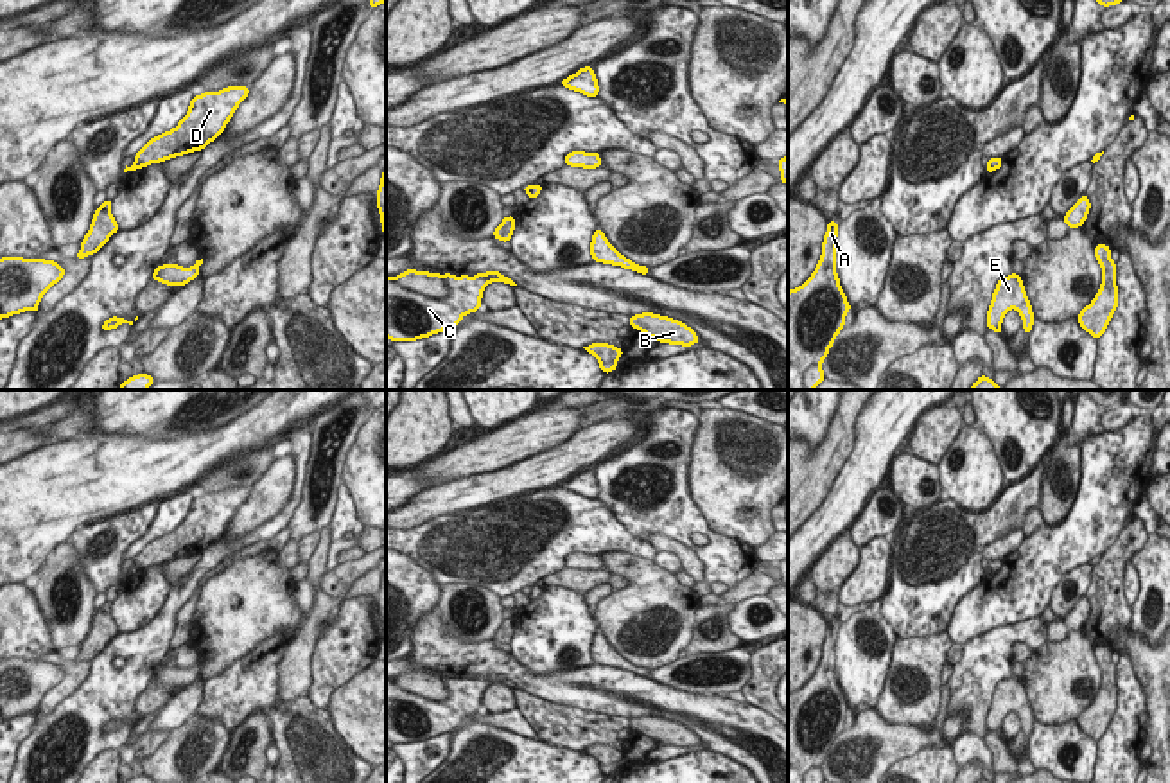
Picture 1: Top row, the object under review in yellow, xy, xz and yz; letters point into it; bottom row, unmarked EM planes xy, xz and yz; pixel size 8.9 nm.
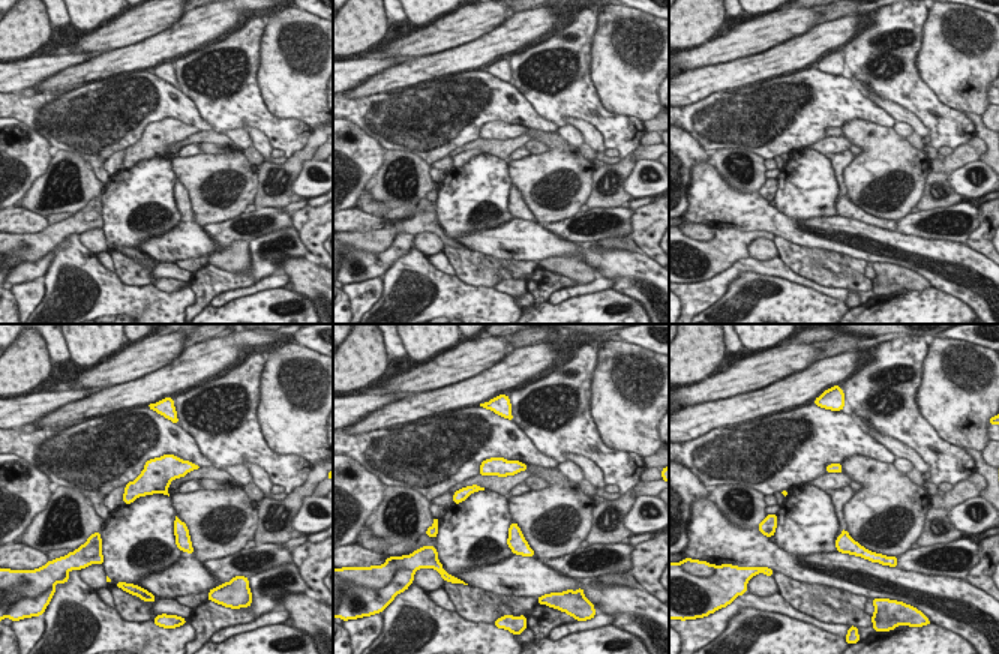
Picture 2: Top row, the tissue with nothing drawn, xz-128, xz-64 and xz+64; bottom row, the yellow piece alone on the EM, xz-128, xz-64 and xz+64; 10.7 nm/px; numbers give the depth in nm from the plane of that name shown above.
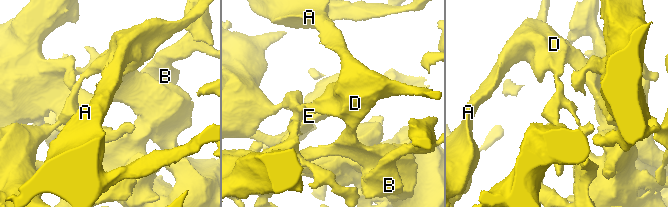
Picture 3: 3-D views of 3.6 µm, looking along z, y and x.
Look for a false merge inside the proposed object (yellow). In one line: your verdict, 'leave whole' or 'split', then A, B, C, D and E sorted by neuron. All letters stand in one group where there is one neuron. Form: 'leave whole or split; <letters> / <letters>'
split; A C D / B E

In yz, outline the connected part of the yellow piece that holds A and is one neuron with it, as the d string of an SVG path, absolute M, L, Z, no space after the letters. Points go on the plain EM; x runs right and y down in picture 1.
M836 623L827 625L820 663L811 679L797 691L788 693L788 783L804 783L813 767L822 767L836 738L845 729L851 713L836 675Z

